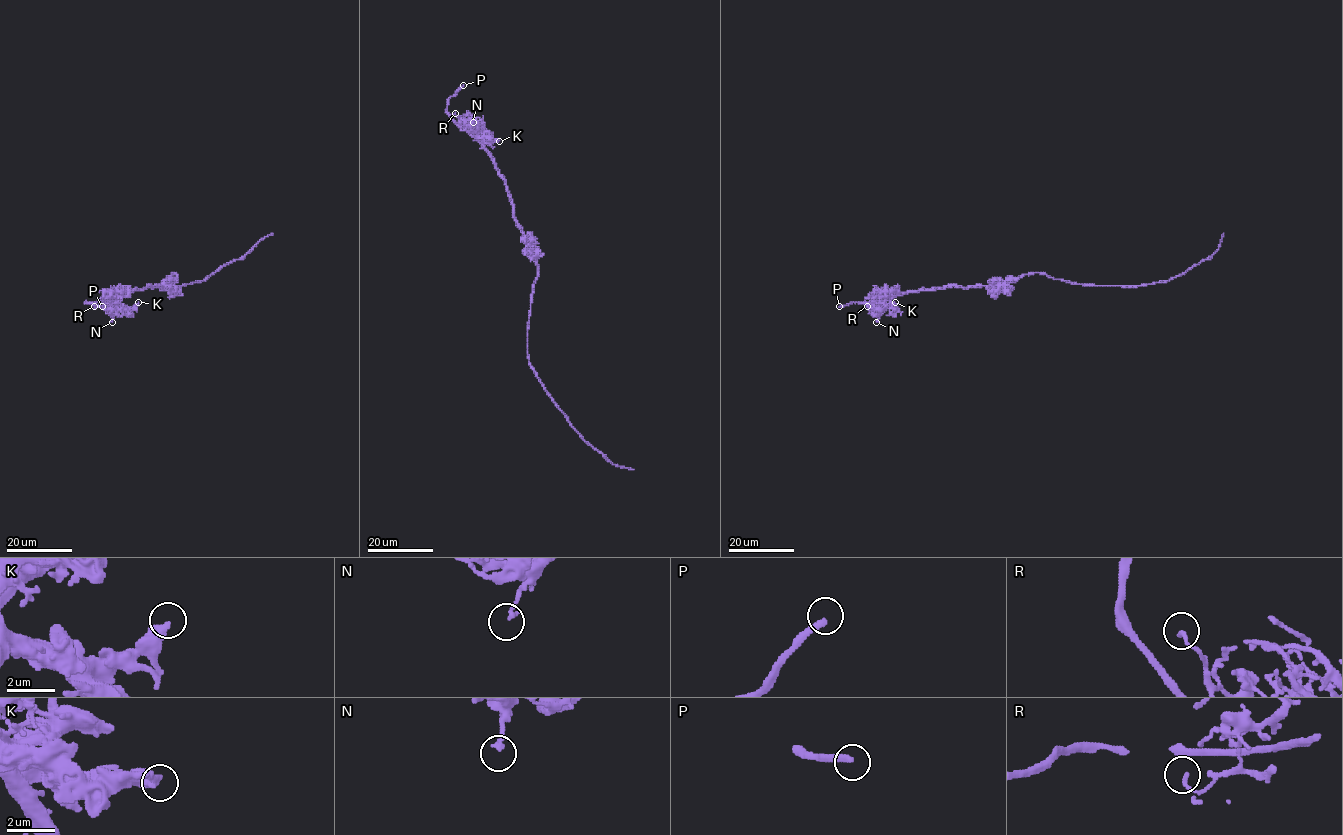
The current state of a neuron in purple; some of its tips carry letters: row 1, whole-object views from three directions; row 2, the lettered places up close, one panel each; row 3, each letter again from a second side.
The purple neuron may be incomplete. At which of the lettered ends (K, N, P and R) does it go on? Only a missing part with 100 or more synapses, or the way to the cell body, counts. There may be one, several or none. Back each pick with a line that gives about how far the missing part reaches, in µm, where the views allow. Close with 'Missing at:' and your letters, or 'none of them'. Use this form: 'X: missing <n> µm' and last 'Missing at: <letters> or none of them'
P: missing 50 µm
Missing at: P

